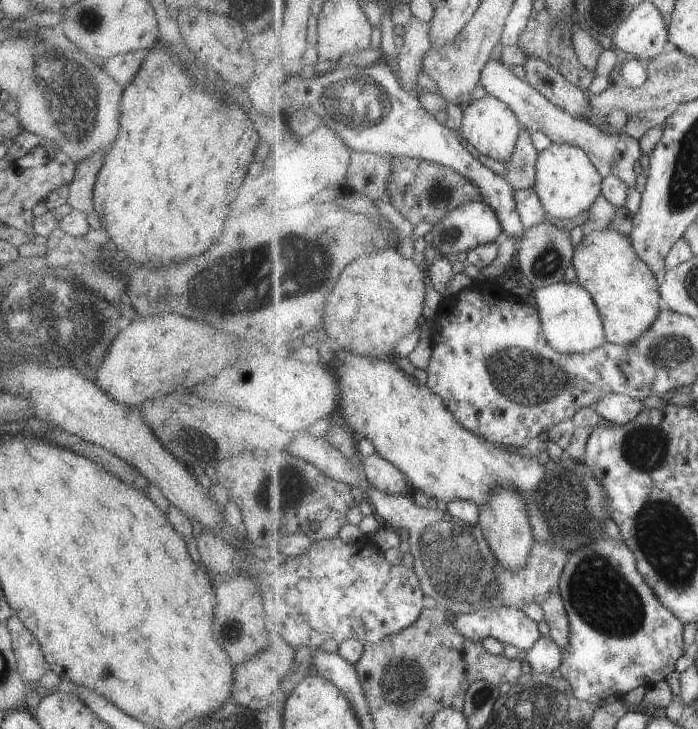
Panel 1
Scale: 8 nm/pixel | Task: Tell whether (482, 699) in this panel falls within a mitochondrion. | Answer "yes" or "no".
yes

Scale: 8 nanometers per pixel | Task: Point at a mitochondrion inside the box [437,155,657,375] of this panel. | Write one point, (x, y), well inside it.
(548, 263)

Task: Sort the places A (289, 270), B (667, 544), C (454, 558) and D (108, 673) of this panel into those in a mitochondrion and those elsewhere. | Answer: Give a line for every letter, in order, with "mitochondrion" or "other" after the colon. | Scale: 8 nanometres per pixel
A: mitochondrion
B: mitochondrion
C: mitochondrion
D: other

